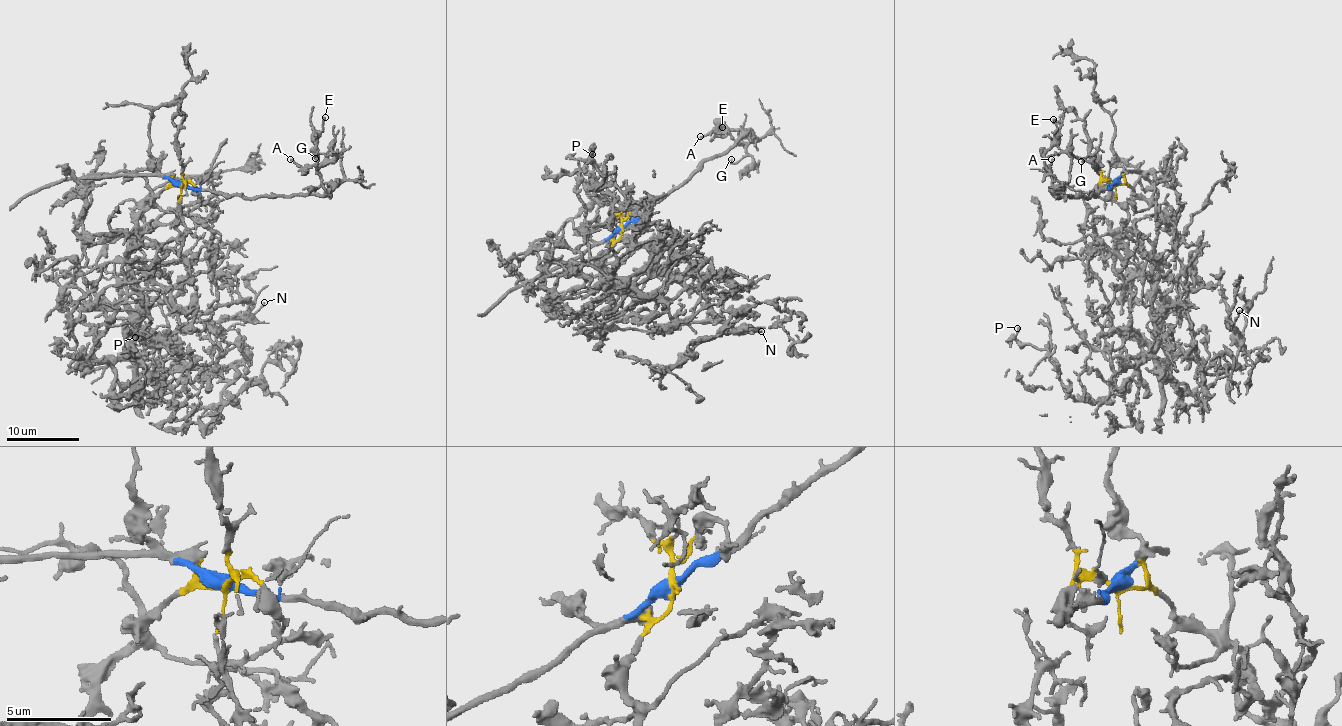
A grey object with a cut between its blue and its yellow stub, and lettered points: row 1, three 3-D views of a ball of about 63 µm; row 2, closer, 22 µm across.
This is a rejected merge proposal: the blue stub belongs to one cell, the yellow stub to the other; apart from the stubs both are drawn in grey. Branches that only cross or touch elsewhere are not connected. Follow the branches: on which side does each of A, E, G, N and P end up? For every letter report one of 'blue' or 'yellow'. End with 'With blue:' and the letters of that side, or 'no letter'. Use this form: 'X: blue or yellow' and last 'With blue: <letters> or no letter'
A: blue
E: blue
G: blue
N: yellow
P: yellow
With blue: A, E, G

